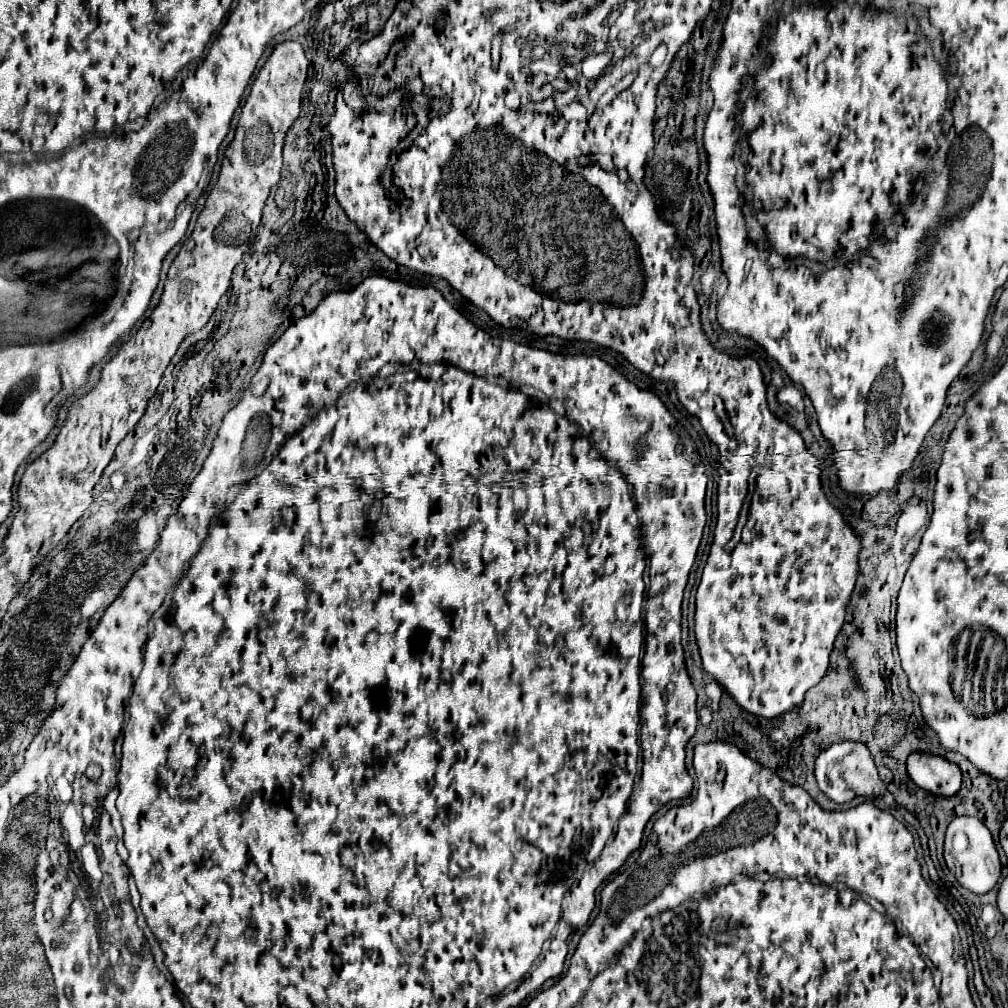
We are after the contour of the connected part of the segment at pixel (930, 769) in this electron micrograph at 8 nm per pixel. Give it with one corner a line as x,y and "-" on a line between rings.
911,753
907,759
907,773
919,789
937,797
953,797
961,787
959,767
935,755

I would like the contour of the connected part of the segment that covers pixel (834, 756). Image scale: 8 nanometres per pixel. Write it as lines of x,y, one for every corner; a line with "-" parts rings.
843,741
823,749
815,761
815,779
825,797
829,797
835,803
847,803
855,797
877,799
887,793
887,787
877,775
877,767
873,765
867,745
857,741

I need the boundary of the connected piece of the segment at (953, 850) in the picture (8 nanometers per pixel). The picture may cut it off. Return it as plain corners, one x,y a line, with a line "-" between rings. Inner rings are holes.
957,817
949,823
945,833
945,863
947,869
957,877
957,881
975,895
989,893
1001,877
999,853
995,849
989,829
975,817

